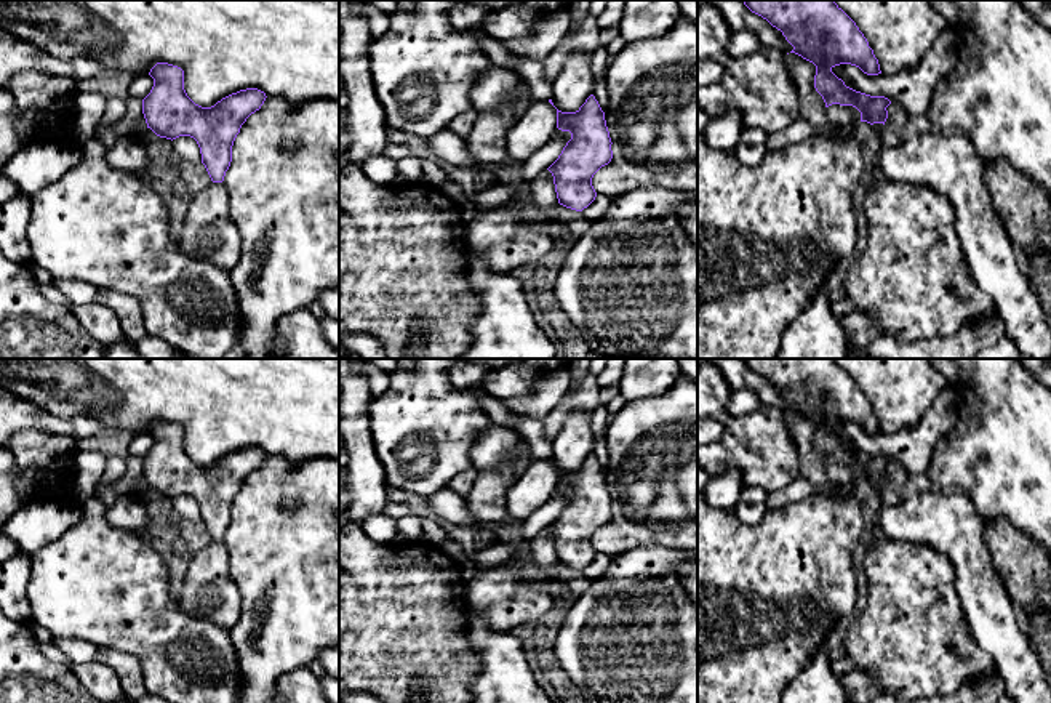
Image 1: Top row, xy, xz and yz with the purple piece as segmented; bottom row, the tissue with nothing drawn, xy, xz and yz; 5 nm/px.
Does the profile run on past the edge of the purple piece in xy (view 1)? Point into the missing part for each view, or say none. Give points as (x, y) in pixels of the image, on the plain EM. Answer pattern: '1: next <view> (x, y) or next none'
1: next none

